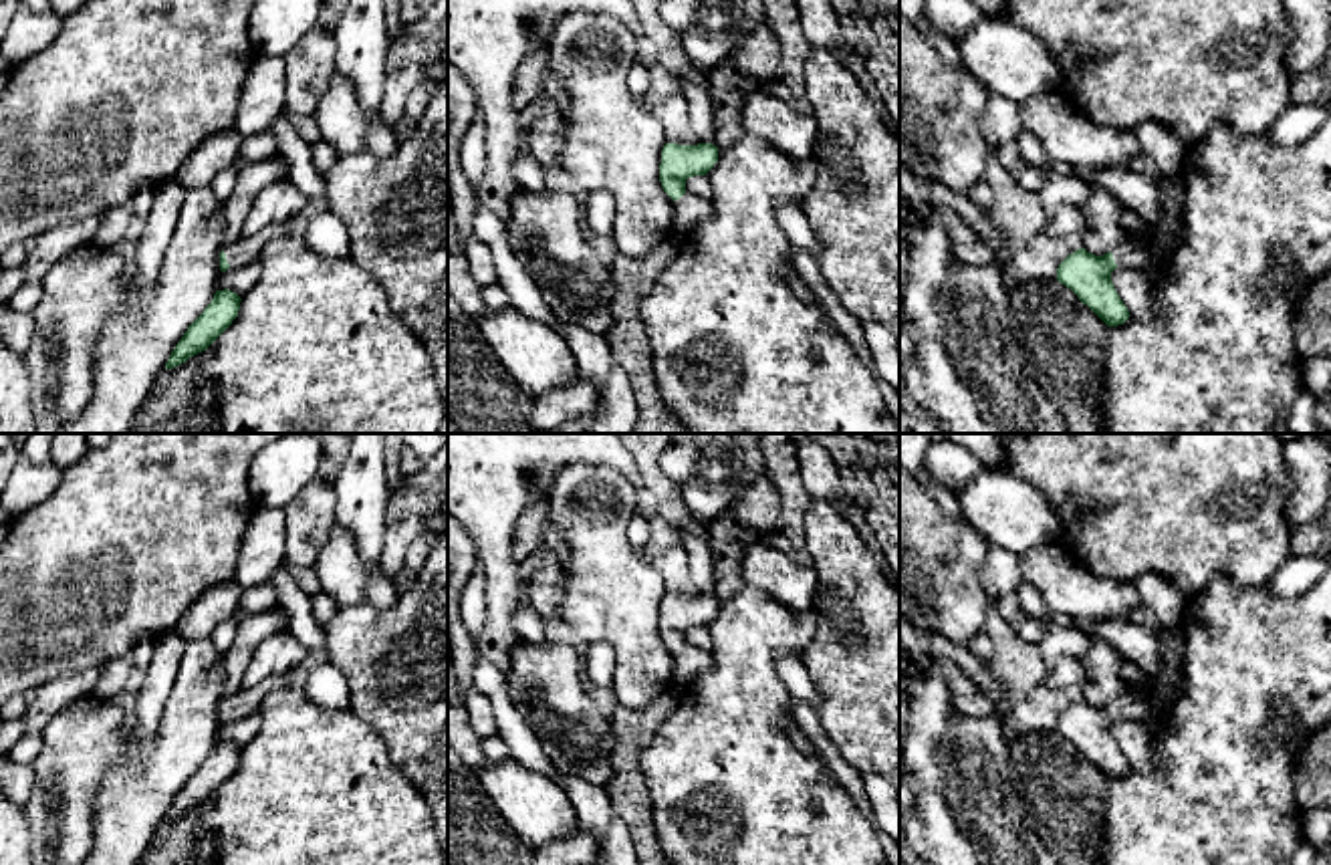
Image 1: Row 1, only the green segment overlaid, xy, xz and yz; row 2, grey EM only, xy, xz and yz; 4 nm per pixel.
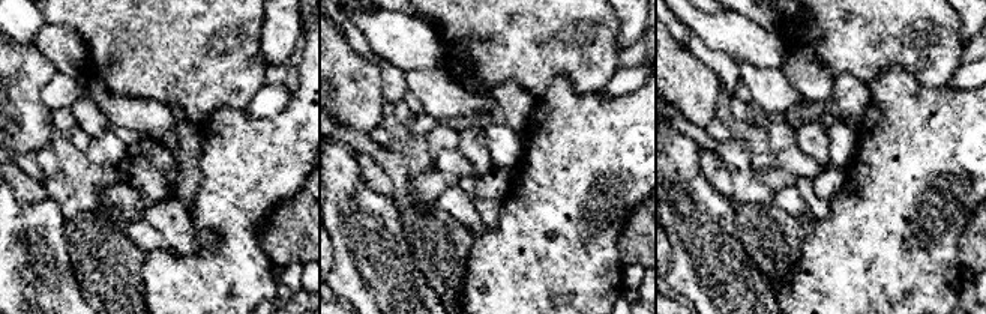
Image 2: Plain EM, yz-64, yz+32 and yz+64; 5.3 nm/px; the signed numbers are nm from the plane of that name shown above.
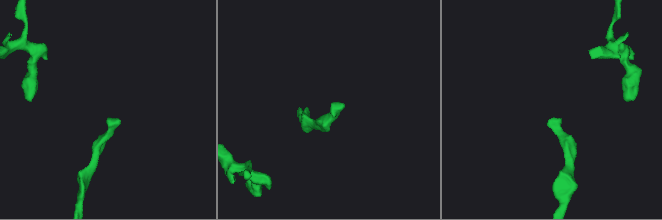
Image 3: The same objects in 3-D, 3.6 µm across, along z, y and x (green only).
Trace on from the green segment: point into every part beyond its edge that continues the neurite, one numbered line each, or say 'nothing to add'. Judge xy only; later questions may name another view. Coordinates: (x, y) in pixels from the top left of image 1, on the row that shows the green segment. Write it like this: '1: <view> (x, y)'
1: xy (243, 251)

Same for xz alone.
1: xz (690, 210)

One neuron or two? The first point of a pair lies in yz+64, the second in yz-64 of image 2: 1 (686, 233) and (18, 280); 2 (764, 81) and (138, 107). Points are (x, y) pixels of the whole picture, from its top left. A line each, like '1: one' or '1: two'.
1: one
2: one

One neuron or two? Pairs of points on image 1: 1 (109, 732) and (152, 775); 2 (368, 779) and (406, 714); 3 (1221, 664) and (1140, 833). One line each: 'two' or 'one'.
1: two
2: two
3: one

